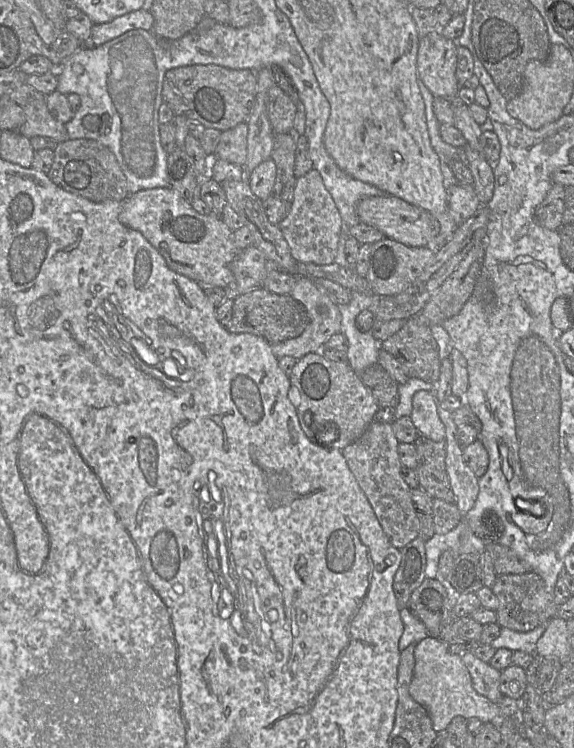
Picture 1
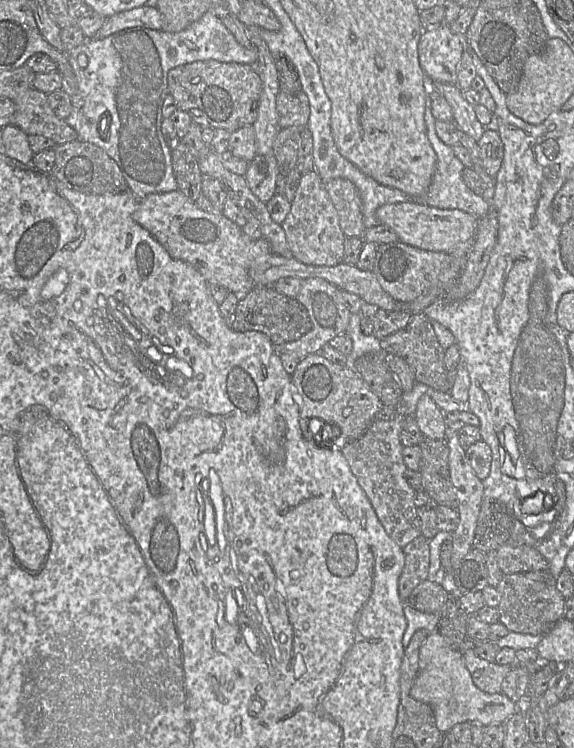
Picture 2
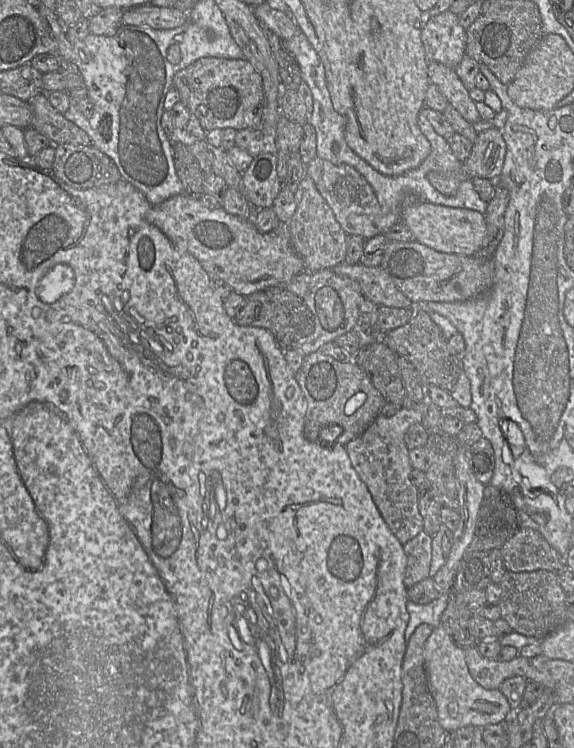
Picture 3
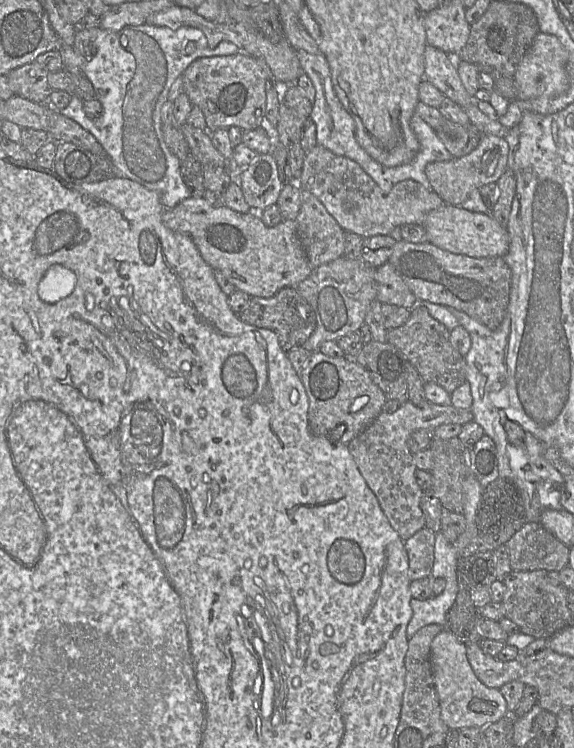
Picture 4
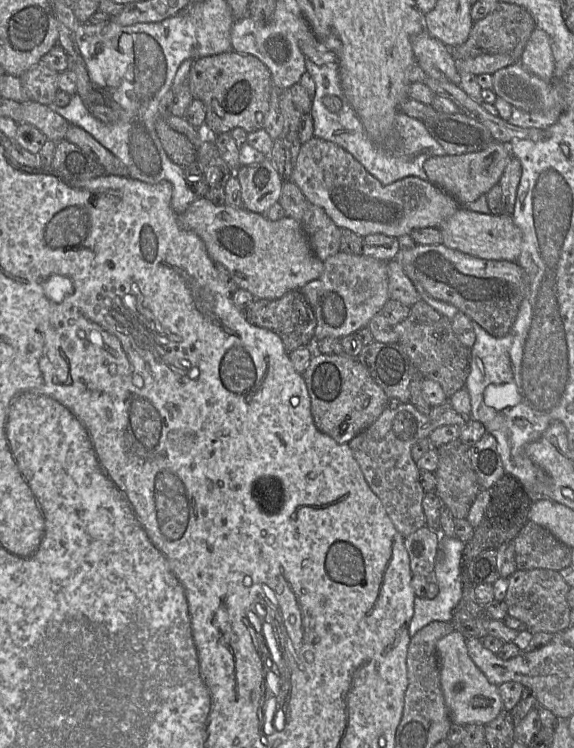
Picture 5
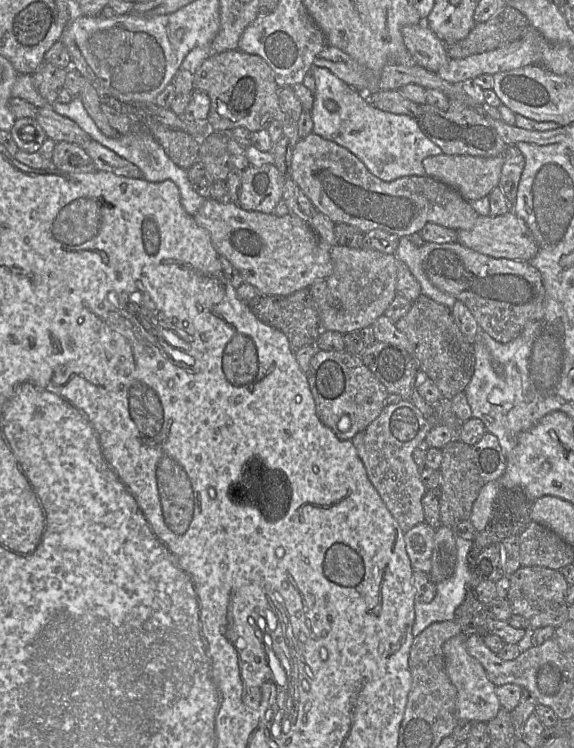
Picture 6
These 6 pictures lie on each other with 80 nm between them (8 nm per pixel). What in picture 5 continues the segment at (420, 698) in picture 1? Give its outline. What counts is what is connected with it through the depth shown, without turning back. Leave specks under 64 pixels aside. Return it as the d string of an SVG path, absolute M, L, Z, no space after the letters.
M458 631L441 638L436 644L440 684L448 715L453 724L482 724L494 720L503 710L498 686L491 684L468 655L466 640Z

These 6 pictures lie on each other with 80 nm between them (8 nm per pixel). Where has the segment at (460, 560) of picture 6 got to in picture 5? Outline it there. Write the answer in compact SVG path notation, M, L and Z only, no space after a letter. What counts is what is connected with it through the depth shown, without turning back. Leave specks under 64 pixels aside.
M440 535L434 570L430 576L437 583L439 587L439 592L438 595L433 599L415 597L414 613L408 627L410 638L412 638L424 626L428 625L433 621L451 621L452 610L458 604L462 597L459 563L462 557L464 547L465 543L458 538L450 538L448 536Z

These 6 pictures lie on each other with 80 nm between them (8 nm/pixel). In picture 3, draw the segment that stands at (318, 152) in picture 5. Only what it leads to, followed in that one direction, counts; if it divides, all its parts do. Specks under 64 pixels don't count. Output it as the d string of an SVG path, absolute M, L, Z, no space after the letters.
M316 157L307 165L307 176L315 183L319 193L332 209L336 220L347 235L357 235L364 239L383 234L391 226L401 221L402 210L420 203L413 194L407 194L402 207L382 208L367 180L352 166L335 165Z

